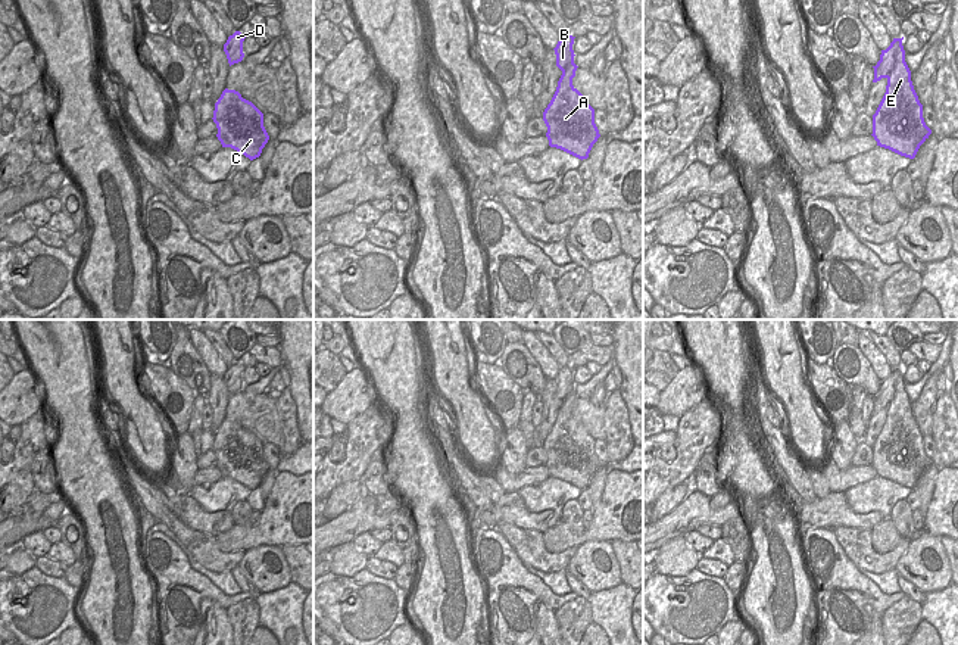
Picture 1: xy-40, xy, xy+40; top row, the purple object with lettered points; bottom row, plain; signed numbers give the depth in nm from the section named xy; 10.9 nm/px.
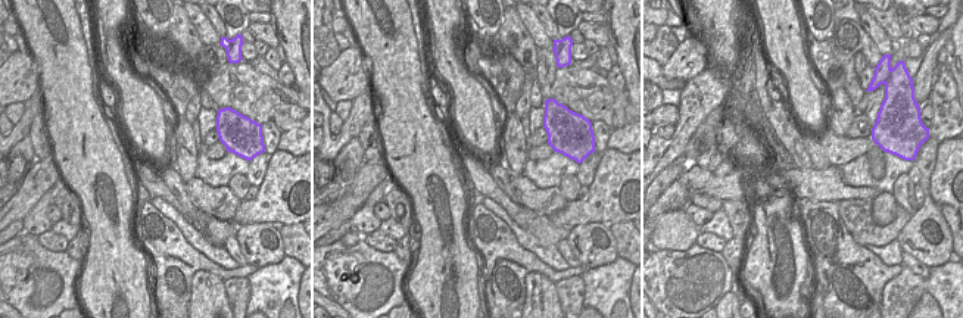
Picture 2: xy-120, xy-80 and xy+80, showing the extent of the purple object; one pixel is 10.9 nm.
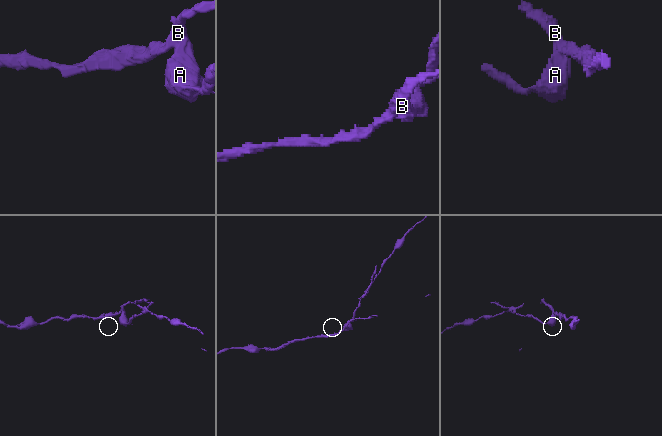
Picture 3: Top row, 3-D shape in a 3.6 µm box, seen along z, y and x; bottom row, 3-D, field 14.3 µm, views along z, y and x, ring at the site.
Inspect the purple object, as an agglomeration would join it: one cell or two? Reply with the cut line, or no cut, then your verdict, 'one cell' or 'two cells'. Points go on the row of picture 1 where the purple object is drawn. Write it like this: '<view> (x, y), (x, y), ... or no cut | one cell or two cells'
xy+40 (901, 44), (896, 52), (895, 67), (888, 78) | two cells

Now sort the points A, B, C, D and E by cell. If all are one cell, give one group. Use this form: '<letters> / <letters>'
A C E / B D

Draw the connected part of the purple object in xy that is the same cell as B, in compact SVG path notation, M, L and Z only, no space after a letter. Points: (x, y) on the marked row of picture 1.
M567 35L567 37L561 37L555 50L556 54L556 66L561 71L565 71L568 65L571 65L574 62L574 50L572 50L572 44L574 44L574 38L572 35Z

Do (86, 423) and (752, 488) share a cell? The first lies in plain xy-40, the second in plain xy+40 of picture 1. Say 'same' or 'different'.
same

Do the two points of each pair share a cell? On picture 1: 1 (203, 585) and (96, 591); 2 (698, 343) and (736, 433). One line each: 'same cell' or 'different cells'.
1: different cells
2: same cell

